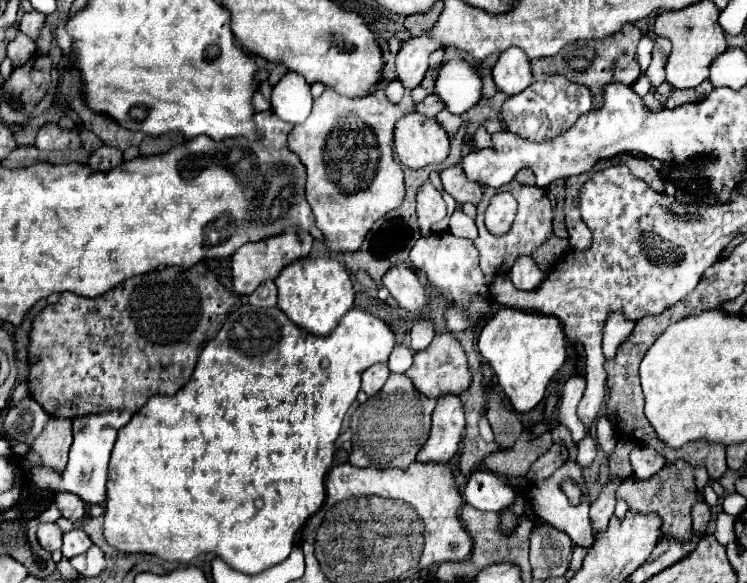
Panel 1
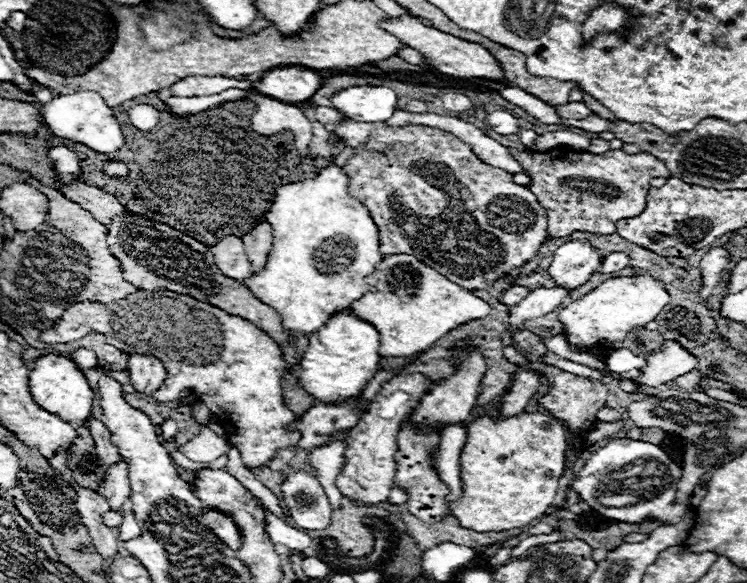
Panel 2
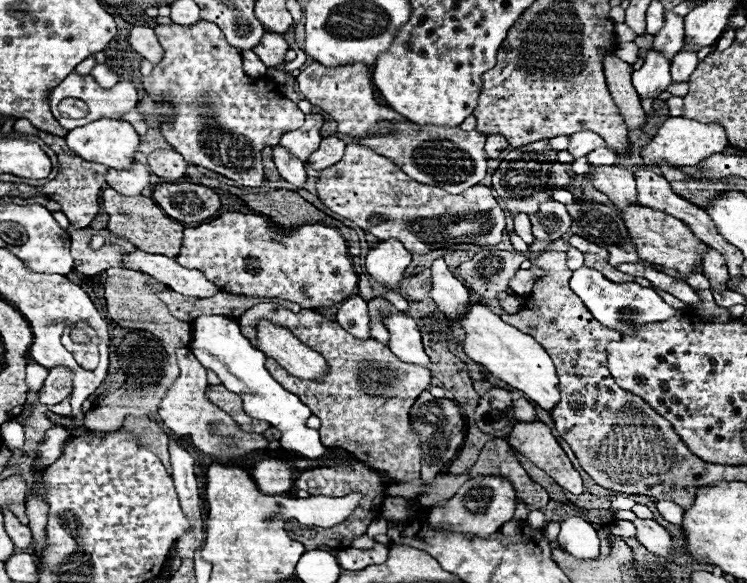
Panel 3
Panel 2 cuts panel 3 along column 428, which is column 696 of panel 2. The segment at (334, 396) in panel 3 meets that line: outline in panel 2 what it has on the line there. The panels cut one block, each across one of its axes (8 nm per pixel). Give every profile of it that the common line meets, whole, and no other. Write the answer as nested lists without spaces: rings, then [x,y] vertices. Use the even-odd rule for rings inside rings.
[[[692,370],[692,372],[676,378],[676,386],[684,388],[684,390],[694,390],[694,388],[698,388],[698,382],[702,380],[702,374],[704,372],[700,372],[700,370]]]

